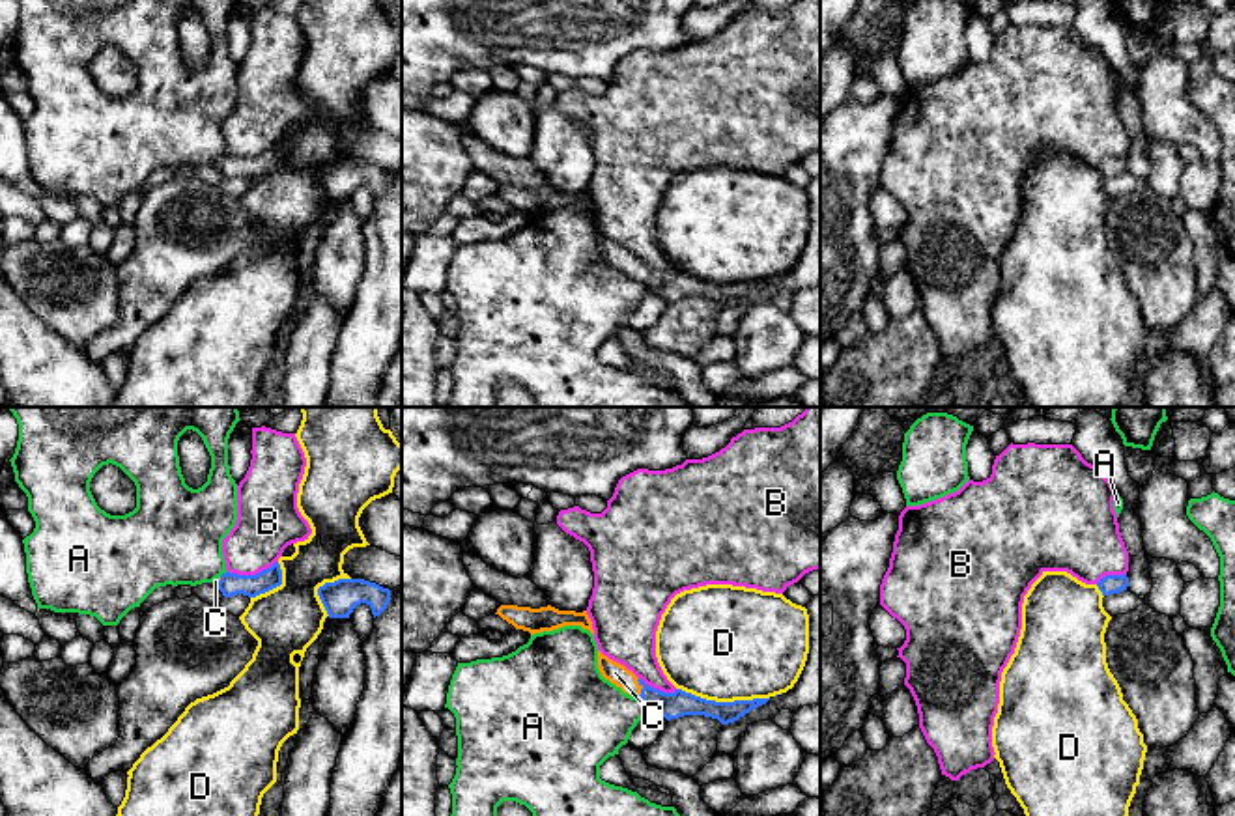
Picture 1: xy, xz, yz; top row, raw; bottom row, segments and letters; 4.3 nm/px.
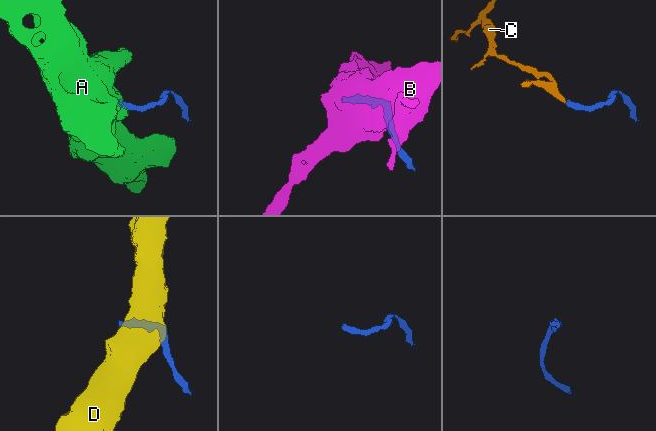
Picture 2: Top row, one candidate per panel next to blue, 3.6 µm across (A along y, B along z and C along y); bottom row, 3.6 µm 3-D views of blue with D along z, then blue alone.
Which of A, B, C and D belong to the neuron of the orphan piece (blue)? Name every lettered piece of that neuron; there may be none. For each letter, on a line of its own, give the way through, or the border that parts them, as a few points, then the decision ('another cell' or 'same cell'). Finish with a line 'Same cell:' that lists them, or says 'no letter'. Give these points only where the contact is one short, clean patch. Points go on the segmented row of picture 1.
A: along xz (639, 697), (649, 708) | another cell
B: along xy (277, 561), (255, 574), (228, 572) | another cell
C: across xz (675, 704), (656, 701), (643, 688), (632, 686), (615, 673) | same cell
D: another cell
Same cell: C

